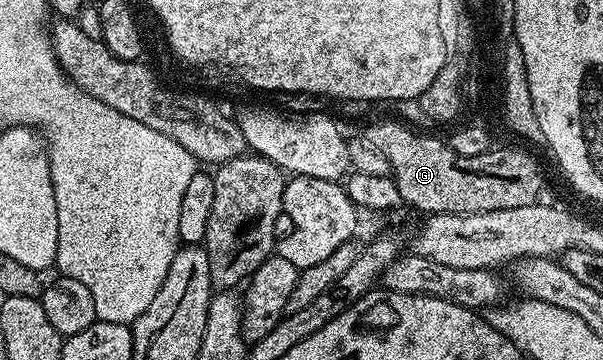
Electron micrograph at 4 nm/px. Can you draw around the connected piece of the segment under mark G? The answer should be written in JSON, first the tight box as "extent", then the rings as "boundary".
{"extent":[366,119,544,215],"boundary":[[[380,119],[366,135],[390,163],[391,178],[396,182],[401,202],[413,205],[420,215],[434,213],[485,213],[526,207],[541,200],[544,177],[531,152],[501,153],[489,149],[482,155],[458,155],[447,140],[415,133],[411,124],[399,119]]]}

